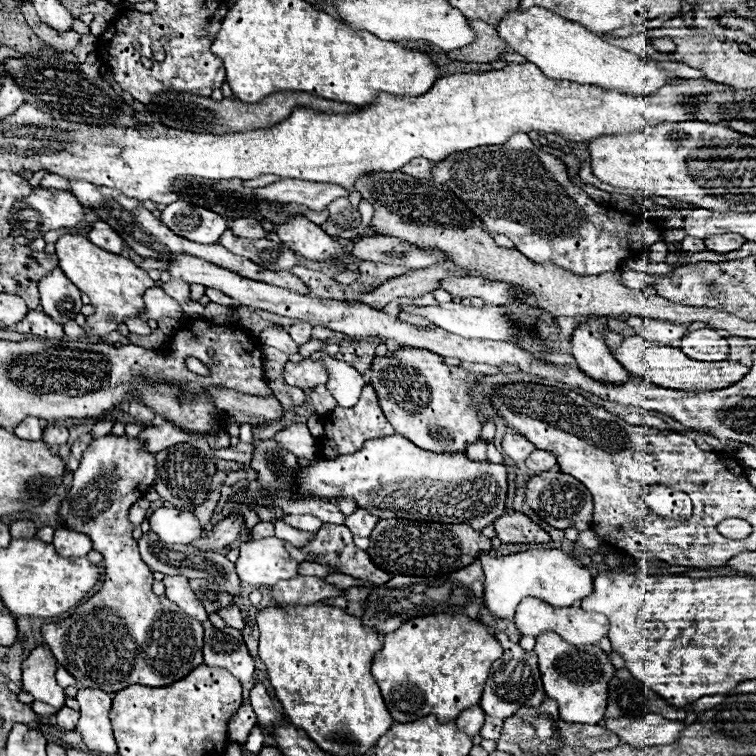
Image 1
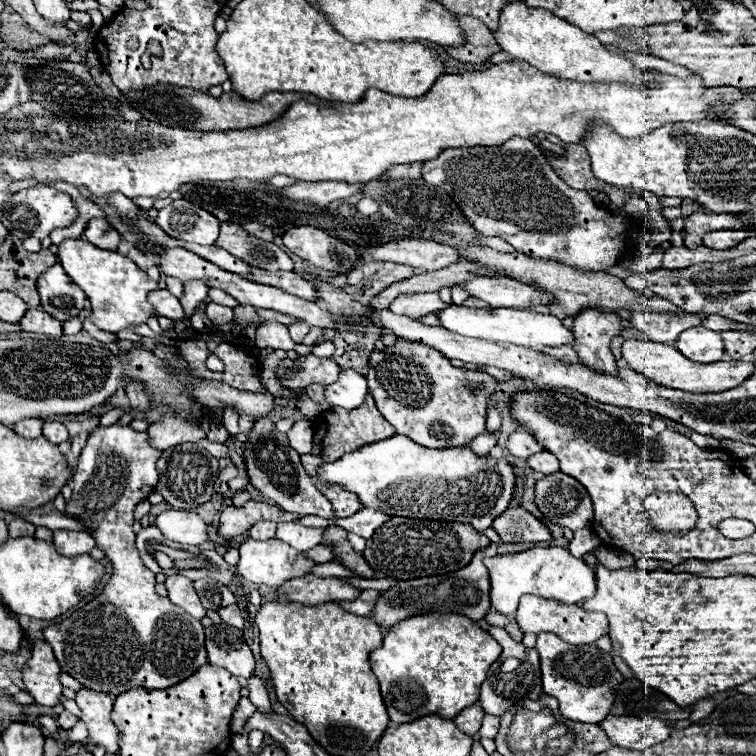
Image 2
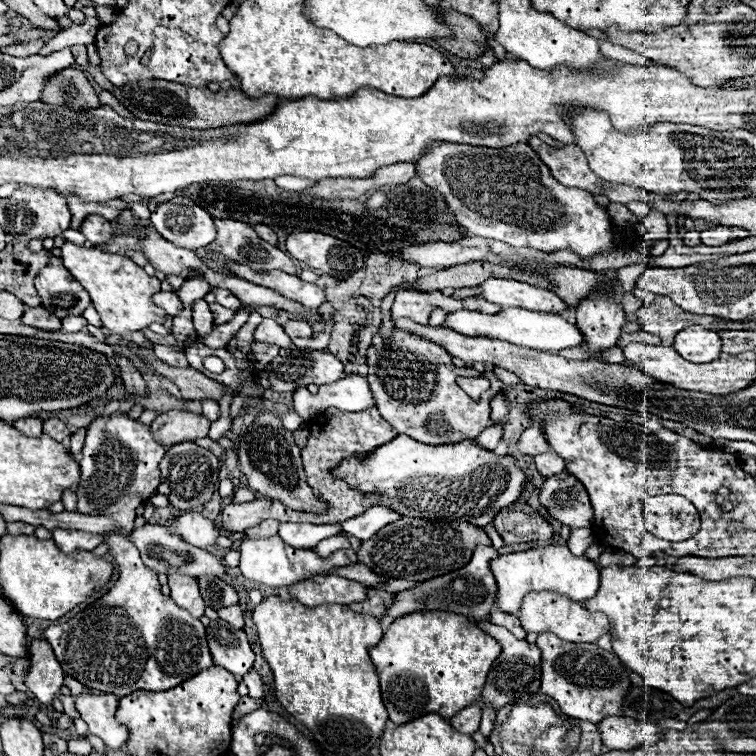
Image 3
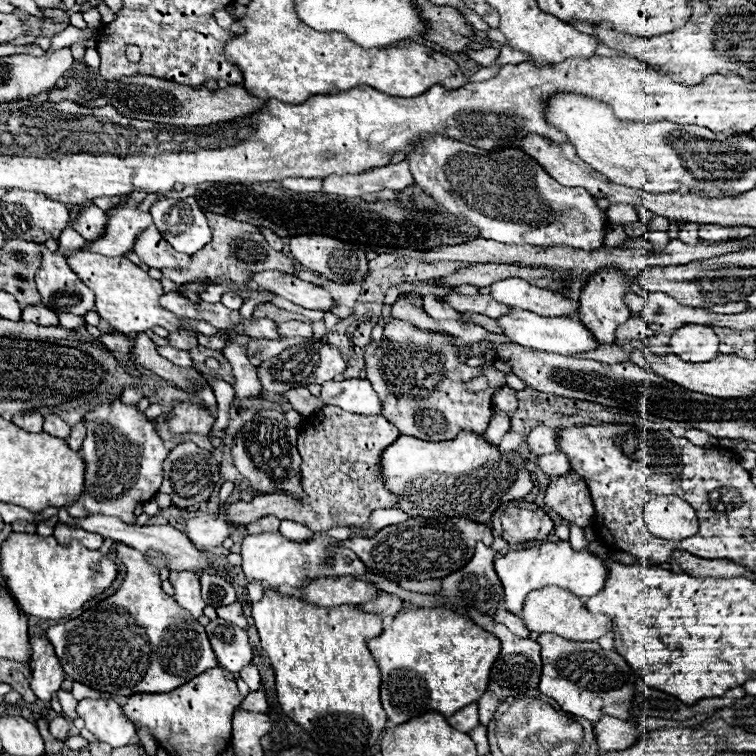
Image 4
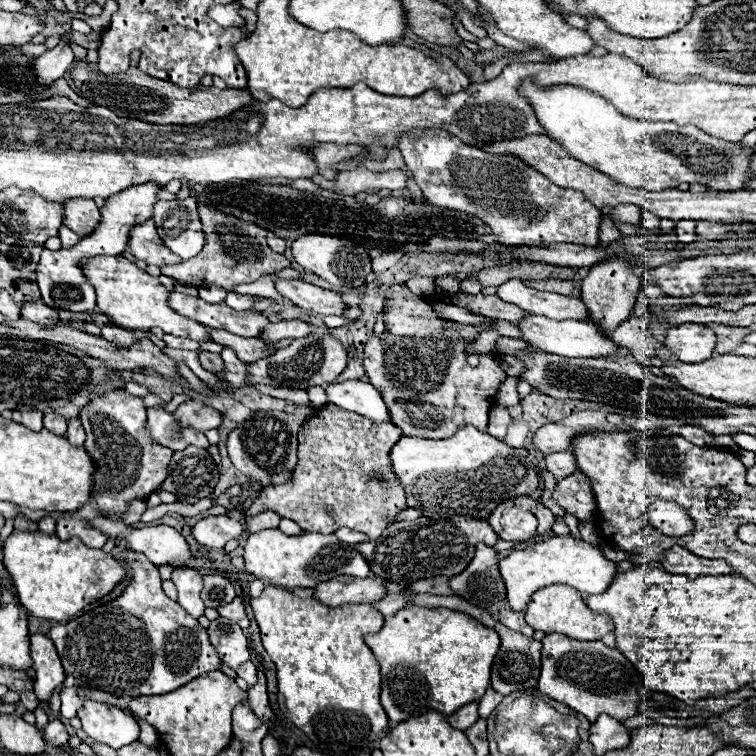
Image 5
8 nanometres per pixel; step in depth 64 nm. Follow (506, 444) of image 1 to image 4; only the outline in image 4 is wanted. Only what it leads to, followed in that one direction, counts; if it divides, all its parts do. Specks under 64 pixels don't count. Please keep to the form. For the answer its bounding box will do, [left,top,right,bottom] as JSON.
[528,426,560,456]

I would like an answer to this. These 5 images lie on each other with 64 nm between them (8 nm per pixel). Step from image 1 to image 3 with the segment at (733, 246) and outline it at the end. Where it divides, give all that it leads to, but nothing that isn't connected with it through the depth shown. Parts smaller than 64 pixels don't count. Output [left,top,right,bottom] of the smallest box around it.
[700,226,748,246]

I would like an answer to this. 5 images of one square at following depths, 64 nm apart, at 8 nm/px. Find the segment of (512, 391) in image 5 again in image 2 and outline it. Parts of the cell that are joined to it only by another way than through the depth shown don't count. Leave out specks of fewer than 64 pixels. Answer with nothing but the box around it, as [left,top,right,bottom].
[486,408,502,432]

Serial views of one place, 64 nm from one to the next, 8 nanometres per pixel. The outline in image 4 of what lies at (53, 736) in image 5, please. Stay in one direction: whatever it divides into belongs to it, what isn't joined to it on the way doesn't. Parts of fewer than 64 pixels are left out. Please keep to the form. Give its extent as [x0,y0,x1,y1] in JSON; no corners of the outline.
[48,716,70,742]

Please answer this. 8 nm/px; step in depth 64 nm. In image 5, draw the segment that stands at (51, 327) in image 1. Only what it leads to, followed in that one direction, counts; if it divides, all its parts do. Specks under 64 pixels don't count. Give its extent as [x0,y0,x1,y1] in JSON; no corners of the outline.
[22,300,58,326]

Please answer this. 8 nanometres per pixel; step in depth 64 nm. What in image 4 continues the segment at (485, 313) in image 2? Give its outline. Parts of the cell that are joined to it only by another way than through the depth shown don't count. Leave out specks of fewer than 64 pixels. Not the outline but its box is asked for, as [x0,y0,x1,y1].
[498,308,602,356]

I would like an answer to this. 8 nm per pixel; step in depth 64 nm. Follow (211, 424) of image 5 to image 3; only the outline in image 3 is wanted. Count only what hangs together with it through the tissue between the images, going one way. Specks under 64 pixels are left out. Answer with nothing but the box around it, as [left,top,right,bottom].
[152,410,210,446]

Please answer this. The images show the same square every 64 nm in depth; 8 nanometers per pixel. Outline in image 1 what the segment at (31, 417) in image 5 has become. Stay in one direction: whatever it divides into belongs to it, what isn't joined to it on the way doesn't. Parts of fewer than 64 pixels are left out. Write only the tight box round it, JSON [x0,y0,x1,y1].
[14,418,44,440]

